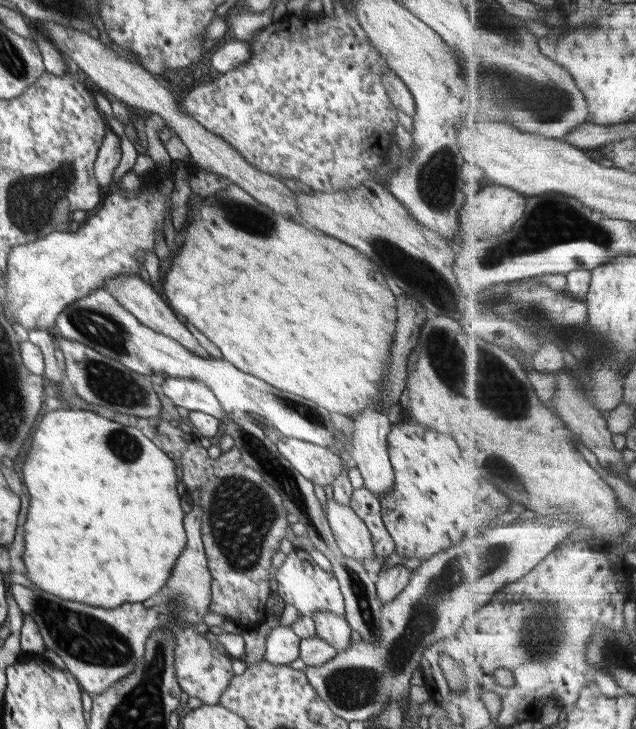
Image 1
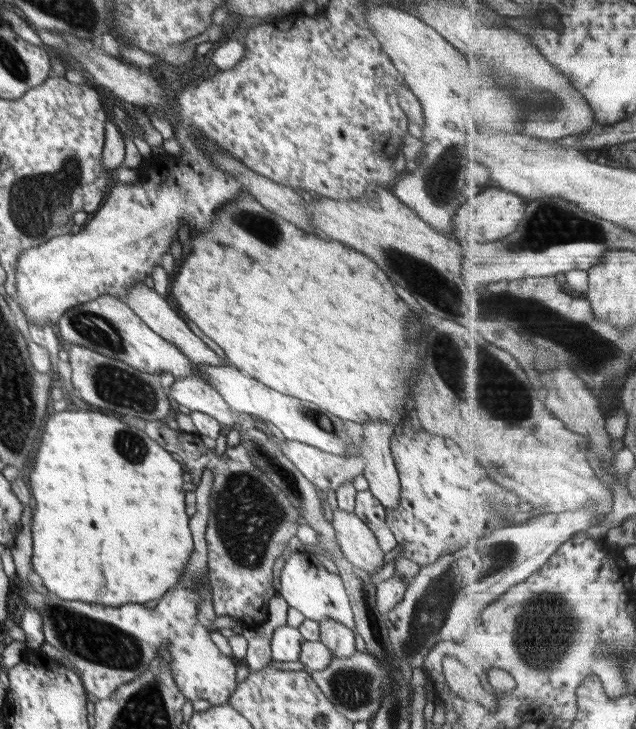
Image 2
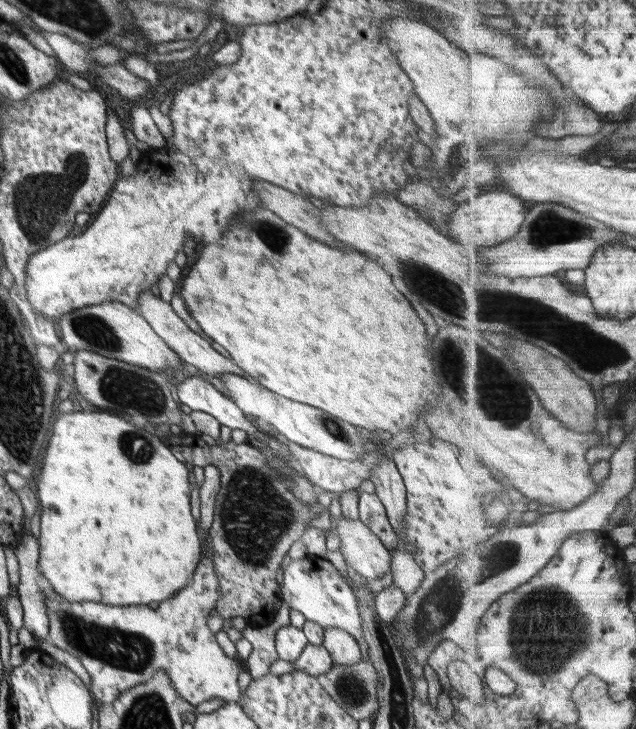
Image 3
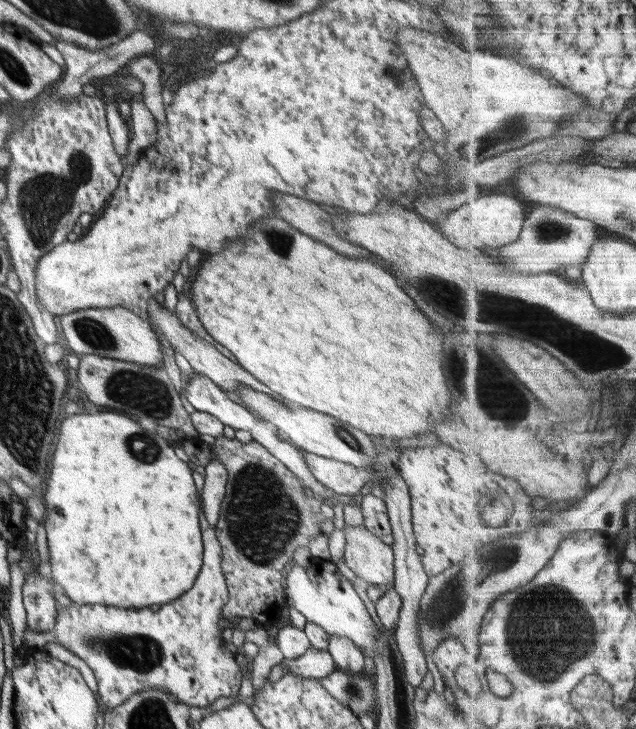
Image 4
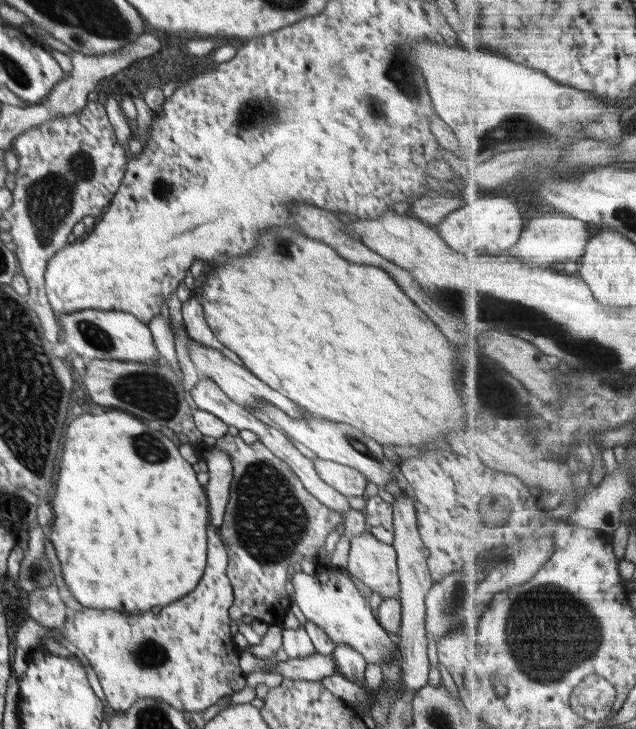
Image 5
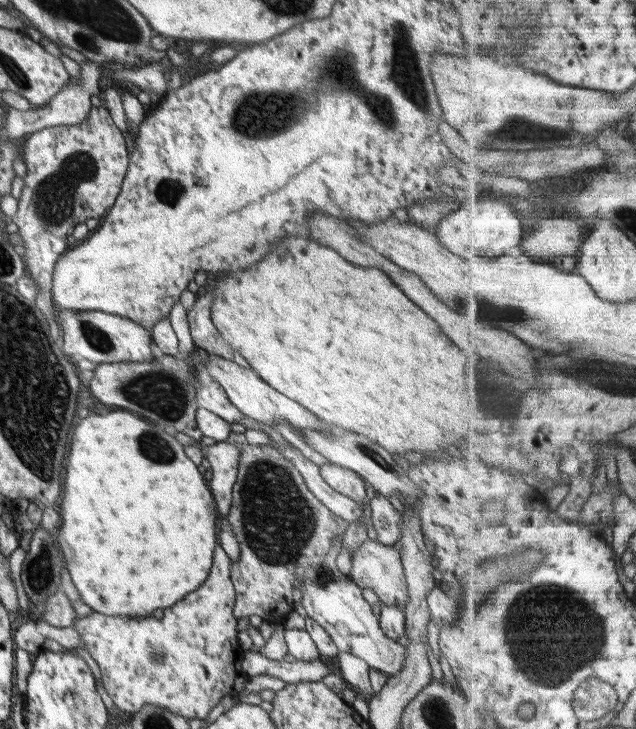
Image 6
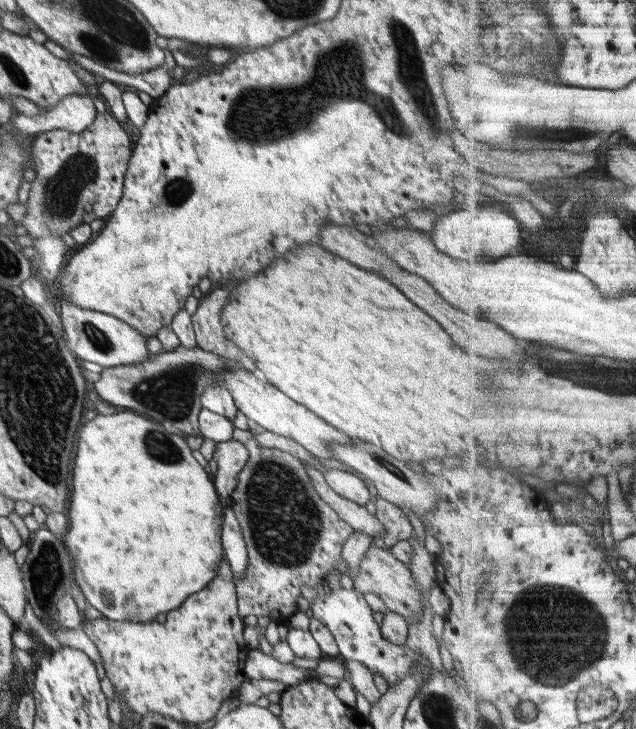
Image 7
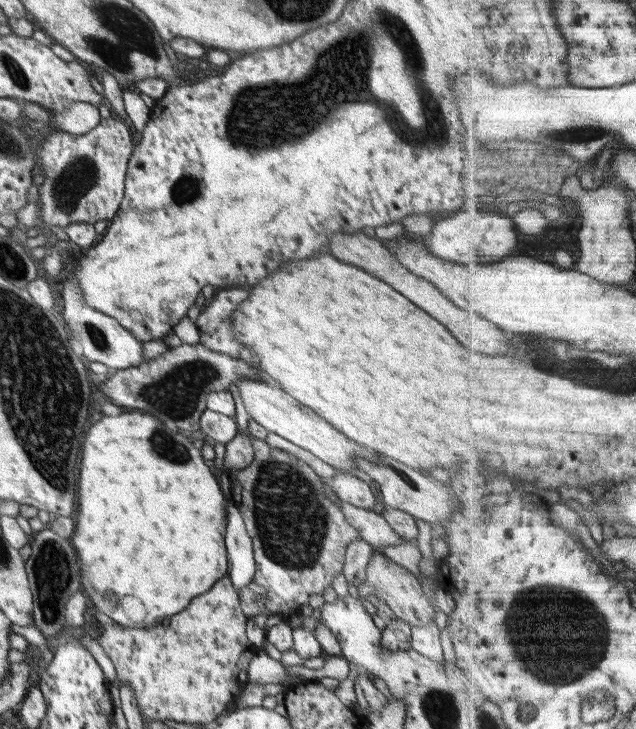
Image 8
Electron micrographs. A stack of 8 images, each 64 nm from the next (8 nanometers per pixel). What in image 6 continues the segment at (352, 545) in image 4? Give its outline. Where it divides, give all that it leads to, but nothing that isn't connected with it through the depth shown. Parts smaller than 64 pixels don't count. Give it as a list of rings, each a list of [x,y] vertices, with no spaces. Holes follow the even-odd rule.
[[[366,539],[358,545],[354,551],[354,557],[351,558],[352,569],[348,577],[360,588],[370,588],[374,590],[378,598],[386,606],[398,606],[405,611],[405,605],[408,600],[408,586],[402,560],[396,546],[385,545],[376,540]]]

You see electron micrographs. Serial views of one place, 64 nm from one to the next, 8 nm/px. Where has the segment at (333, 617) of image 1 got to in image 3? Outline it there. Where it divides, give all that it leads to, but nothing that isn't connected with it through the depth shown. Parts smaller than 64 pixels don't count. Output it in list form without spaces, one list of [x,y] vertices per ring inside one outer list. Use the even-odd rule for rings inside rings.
[[[328,627],[324,629],[324,646],[329,650],[334,663],[350,664],[362,659],[358,642],[338,627]]]

